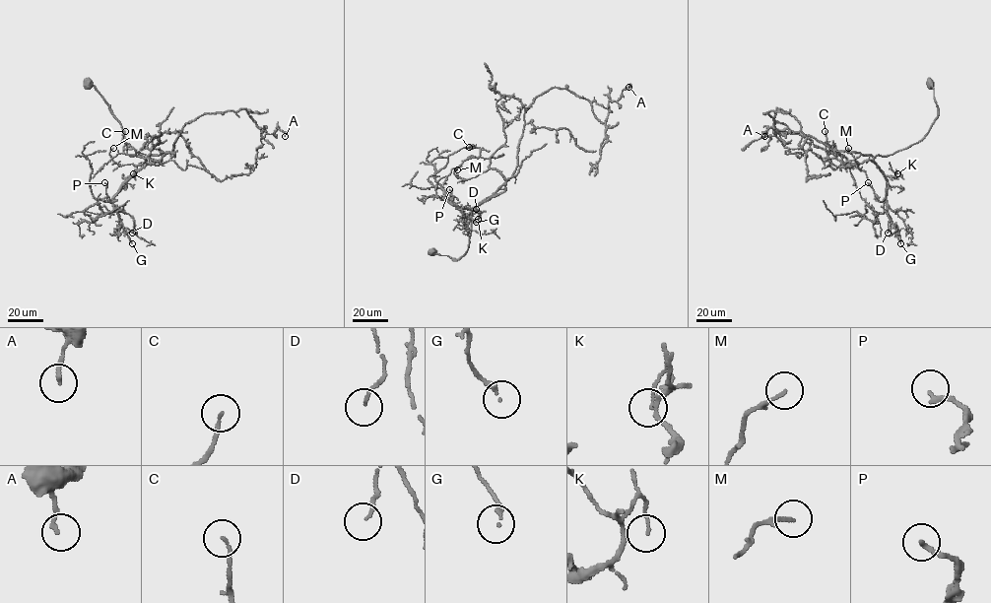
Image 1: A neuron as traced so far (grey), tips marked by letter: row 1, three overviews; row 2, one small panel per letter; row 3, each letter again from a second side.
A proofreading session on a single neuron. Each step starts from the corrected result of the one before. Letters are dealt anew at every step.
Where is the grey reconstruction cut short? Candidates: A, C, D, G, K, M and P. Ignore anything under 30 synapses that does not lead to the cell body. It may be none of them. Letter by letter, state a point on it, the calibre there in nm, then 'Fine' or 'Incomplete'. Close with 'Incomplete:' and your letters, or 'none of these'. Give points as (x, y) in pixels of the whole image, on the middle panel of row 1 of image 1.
A: Place: (628, 87). Thickness 140 nm. Fine
C: Place: (469, 147). Thickness 110 nm. Fine
D: Place: (476, 209). Thickness 110 nm. Fine
G: Place: (476, 222). Thickness 190 nm. Fine
K: Place: (478, 219). Thickness 90 nm. Fine
M: Place: (457, 169). Thickness 120 nm. Fine
P: Place: (449, 189). Thickness 180 nm. Fine
Incomplete: none of these

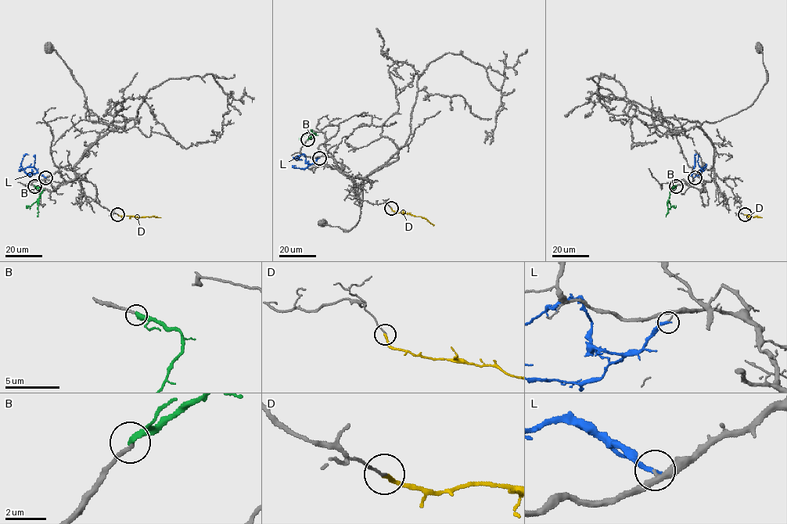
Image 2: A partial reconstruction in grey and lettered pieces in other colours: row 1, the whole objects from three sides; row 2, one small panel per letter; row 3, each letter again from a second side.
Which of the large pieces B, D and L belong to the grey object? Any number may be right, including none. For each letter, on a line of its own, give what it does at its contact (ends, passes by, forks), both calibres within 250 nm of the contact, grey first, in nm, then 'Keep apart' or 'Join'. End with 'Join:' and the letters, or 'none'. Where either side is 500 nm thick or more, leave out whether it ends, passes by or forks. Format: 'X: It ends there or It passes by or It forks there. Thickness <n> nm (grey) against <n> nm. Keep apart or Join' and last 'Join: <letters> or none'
B: It ends there. Thickness 190 nm (grey) against 400 nm. Join
D: It ends there. Thickness 100 nm (grey) against 180 nm. Keep apart
L: It ends there. Thickness 110 nm (grey) against 260 nm. Keep apart
Join: B

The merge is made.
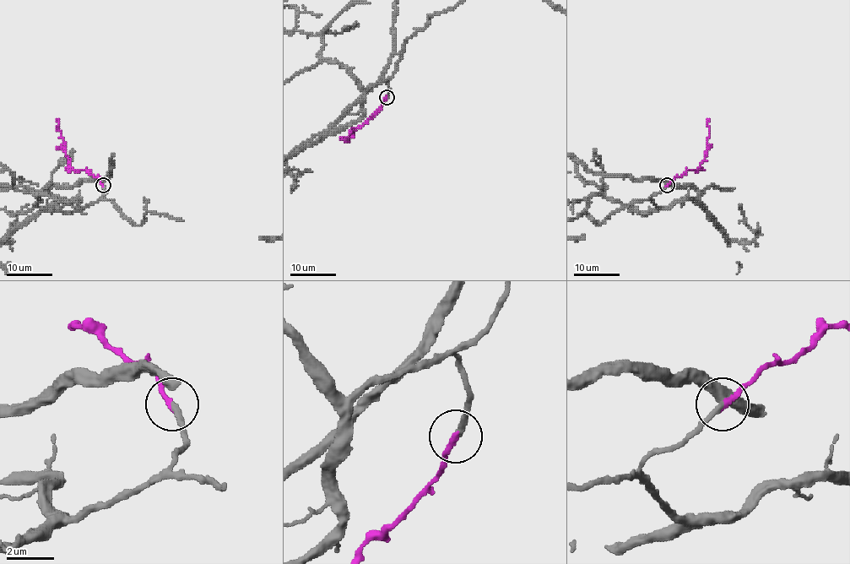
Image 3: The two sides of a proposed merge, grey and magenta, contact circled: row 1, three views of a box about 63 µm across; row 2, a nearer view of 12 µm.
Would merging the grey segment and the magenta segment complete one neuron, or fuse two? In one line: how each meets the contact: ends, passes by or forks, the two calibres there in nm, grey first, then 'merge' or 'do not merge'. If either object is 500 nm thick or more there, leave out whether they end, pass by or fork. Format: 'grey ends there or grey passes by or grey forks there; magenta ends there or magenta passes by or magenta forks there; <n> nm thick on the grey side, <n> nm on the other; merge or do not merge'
grey ends there; magenta ends there; 240 nm thick on the grey side, 240 nm on the other; merge

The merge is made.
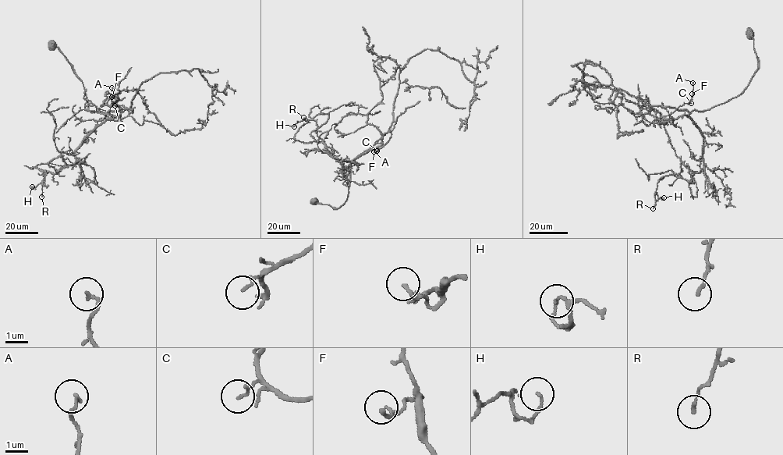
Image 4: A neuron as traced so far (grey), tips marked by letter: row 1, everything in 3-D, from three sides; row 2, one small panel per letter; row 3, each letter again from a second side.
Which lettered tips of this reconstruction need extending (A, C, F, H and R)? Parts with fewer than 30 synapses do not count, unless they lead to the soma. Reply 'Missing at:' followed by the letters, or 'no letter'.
Missing at: no letter

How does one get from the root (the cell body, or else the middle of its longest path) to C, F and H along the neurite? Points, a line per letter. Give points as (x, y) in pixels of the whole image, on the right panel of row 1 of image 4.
C: (749, 33), (758, 69), (748, 86), (709, 109), (693, 109), (677, 119), (669, 115), (691, 103)
F: (749, 33), (758, 69), (745, 88), (709, 109), (693, 109), (672, 119), (669, 115), (688, 103), (692, 94)
H: (749, 33), (758, 69), (738, 96), (689, 113), (703, 168), (682, 162), (658, 180), (664, 197)

